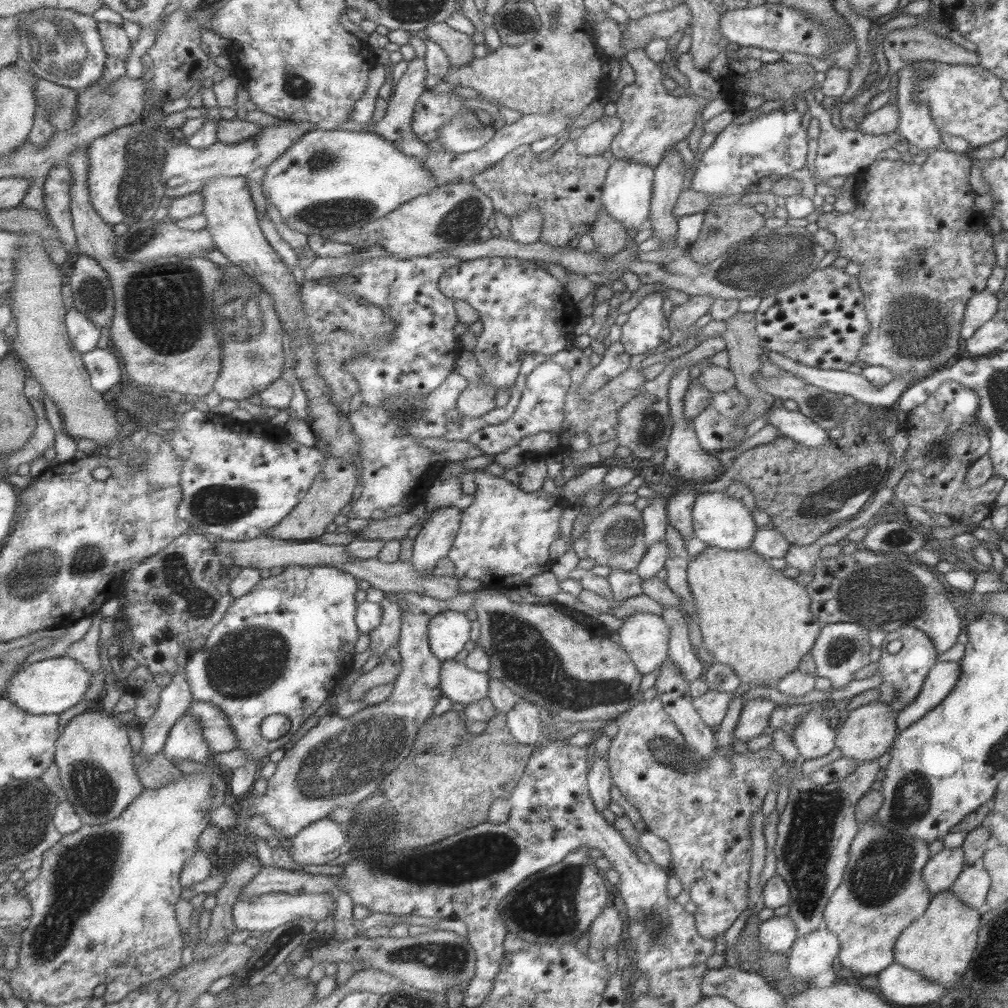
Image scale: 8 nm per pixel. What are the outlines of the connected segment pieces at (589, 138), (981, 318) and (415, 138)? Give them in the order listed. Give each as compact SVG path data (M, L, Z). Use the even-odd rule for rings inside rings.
M600 116L596 121L584 127L582 135L578 138L578 150L584 156L598 156L610 146L610 142L621 131L622 119L615 116Z
M984 288L966 302L961 331L962 339L968 341L985 322L994 319L1000 297L1001 295L992 294L988 288Z
M417 56L413 61L410 62L409 67L403 77L394 86L392 99L388 101L389 107L385 117L379 121L374 132L380 134L382 138L388 138L392 142L396 142L398 148L402 148L404 154L408 156L416 156L420 159L428 157L430 153L434 153L433 150L428 148L428 144L422 140L413 127L415 119L416 109L422 95L428 91L426 86L426 80L430 76L428 60Z

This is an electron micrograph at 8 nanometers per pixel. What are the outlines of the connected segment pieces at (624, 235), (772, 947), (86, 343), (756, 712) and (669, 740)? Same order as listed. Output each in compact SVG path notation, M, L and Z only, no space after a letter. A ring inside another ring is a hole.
M601 211L592 233L595 250L606 259L612 259L622 252L628 242L628 232L622 224Z
M788 915L773 916L760 922L760 942L769 952L788 956L799 935L794 921Z
M77 307L69 310L67 324L69 325L69 334L72 336L75 348L83 353L98 349L100 338L105 331L93 322L90 316Z
M762 698L744 702L740 720L735 727L735 740L747 743L764 735L775 708L776 704Z
M656 697L652 702L640 702L614 721L619 730L612 738L607 754L613 783L622 796L638 809L647 830L668 841L672 851L672 860L668 866L670 874L680 880L682 888L689 892L690 900L696 903L693 915L700 936L714 939L718 934L725 933L740 914L747 910L753 848L750 832L752 815L763 806L774 778L777 778L777 788L780 790L784 784L792 788L796 780L808 776L800 772L796 776L790 776L790 769L794 765L786 762L771 746L758 752L748 750L745 755L737 754L733 748L728 753L717 748L710 760L704 760L704 757L694 753L686 745L679 728L674 725L671 717L664 711L662 702Z

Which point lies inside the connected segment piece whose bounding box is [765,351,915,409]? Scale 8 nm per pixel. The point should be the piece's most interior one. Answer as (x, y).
(841, 382)

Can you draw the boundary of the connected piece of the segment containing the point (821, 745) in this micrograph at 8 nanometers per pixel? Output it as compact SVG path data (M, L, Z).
M832 699L814 703L804 721L794 728L795 731L790 737L798 748L800 756L806 759L820 758L836 748L836 721L824 718L822 711L826 707L837 705Z

